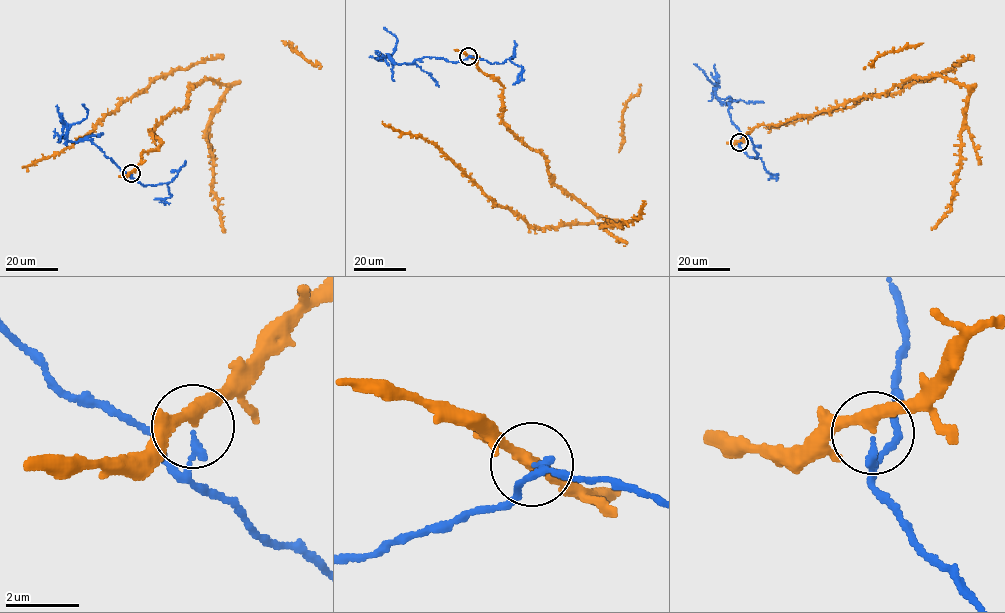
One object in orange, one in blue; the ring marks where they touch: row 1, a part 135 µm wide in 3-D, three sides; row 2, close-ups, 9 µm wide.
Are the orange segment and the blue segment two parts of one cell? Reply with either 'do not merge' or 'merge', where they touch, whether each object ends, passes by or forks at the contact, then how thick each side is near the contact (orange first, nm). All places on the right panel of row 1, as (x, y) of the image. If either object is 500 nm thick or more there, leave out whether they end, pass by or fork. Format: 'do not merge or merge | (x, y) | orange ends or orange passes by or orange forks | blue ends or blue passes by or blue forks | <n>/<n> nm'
do not merge | (739, 142) | orange passes by | blue ends | 300/180 nm

